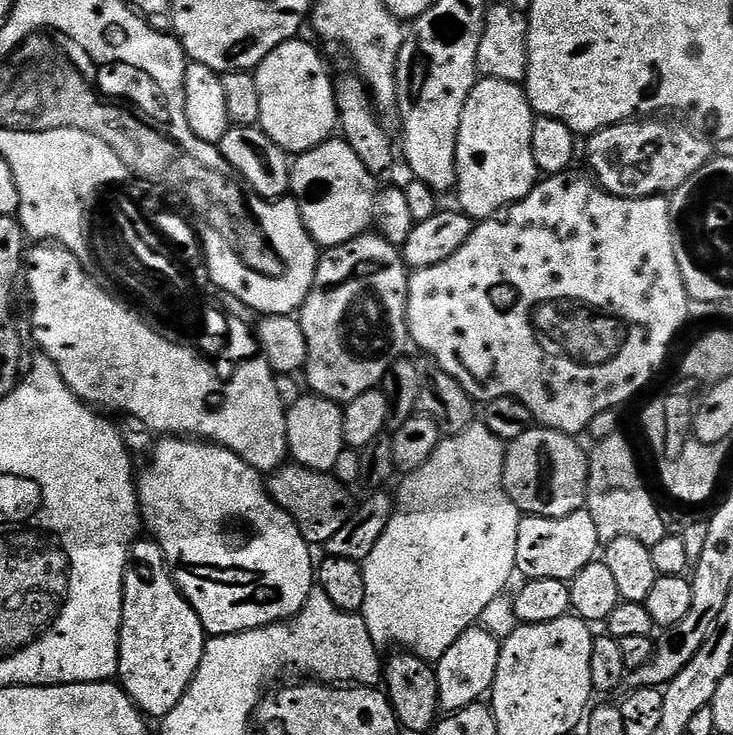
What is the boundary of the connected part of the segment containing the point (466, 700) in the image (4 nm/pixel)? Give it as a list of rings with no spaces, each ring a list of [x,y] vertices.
[[[473,626],[464,631],[450,650],[435,661],[436,681],[438,682],[438,698],[441,709],[451,714],[475,704],[481,698],[487,697],[492,691],[492,683],[498,670],[501,641],[484,628]]]

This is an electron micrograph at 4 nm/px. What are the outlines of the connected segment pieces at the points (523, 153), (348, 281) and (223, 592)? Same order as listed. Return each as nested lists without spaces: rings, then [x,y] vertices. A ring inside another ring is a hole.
[[[477,79],[476,85],[470,90],[470,98],[466,98],[466,106],[462,110],[462,122],[460,123],[458,142],[456,143],[456,187],[454,189],[454,196],[460,199],[460,204],[458,204],[459,211],[469,216],[473,222],[490,220],[493,216],[510,207],[511,204],[517,204],[522,198],[526,198],[526,194],[530,194],[530,190],[535,188],[538,183],[534,150],[532,149],[533,134],[534,113],[532,111],[532,103],[529,102],[527,91],[521,85],[502,82],[501,80]]]
[[[372,235],[356,236],[350,242],[327,249],[319,257],[314,286],[298,313],[308,347],[308,362],[302,372],[308,375],[308,384],[312,387],[309,389],[341,405],[349,404],[358,394],[366,394],[383,381],[386,371],[383,352],[388,358],[395,357],[396,343],[408,336],[409,269],[399,247],[383,235]]]
[[[164,436],[157,440],[160,441],[157,442],[156,449],[152,452],[152,465],[141,476],[139,473],[136,480],[136,497],[140,500],[142,524],[147,535],[155,540],[162,550],[164,563],[172,573],[172,580],[180,587],[180,592],[198,614],[205,633],[209,637],[229,636],[235,632],[261,628],[267,624],[276,624],[279,620],[289,620],[292,616],[296,616],[314,587],[313,549],[302,538],[294,518],[290,518],[290,514],[286,514],[286,510],[282,510],[272,501],[261,473],[250,467],[242,458],[238,458],[238,454],[234,454],[229,448],[223,448],[220,444],[205,442],[199,438],[178,436]]]

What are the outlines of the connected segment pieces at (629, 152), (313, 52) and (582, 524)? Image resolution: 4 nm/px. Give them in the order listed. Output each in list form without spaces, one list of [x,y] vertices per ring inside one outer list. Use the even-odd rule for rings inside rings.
[[[637,118],[616,124],[613,128],[601,128],[587,137],[588,164],[592,167],[591,175],[596,183],[611,196],[625,196],[631,200],[637,200],[639,196],[664,196],[676,192],[682,182],[698,174],[698,170],[702,170],[702,166],[714,158],[713,141],[699,131],[681,124],[667,124],[664,118]]]
[[[302,39],[278,45],[254,69],[260,103],[258,127],[289,154],[314,150],[322,142],[333,139],[338,128],[334,76],[328,73],[328,64],[320,57],[319,50]]]
[[[586,507],[574,510],[562,518],[521,515],[518,522],[518,546],[516,547],[516,572],[524,580],[554,578],[572,581],[587,564],[593,563],[601,551],[602,543]]]

